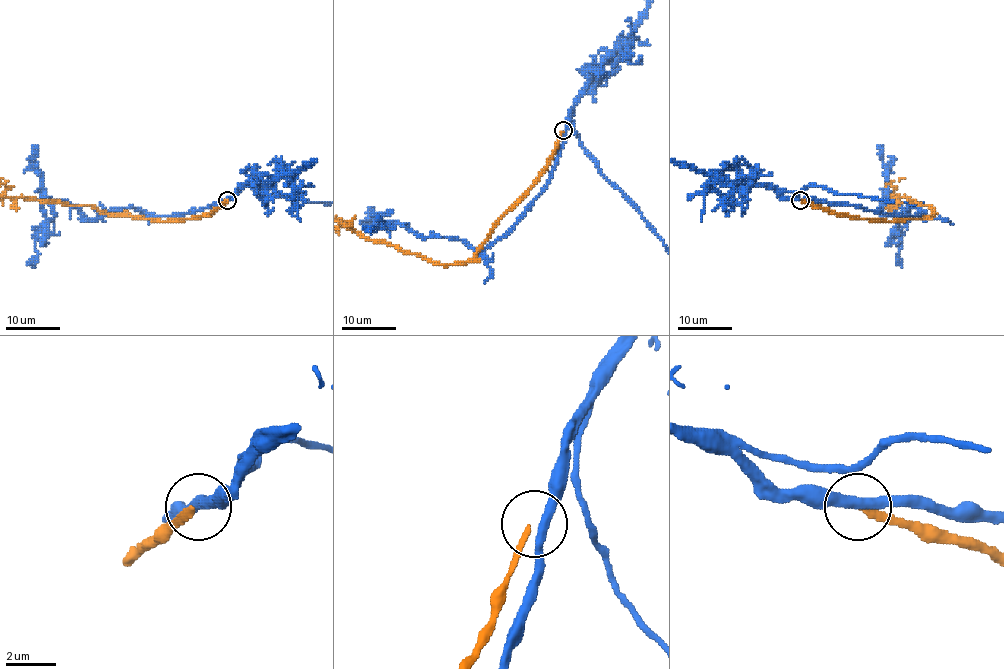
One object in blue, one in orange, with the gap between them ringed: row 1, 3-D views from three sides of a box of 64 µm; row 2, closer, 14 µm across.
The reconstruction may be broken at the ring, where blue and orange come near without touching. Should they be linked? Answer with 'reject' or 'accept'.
reject

